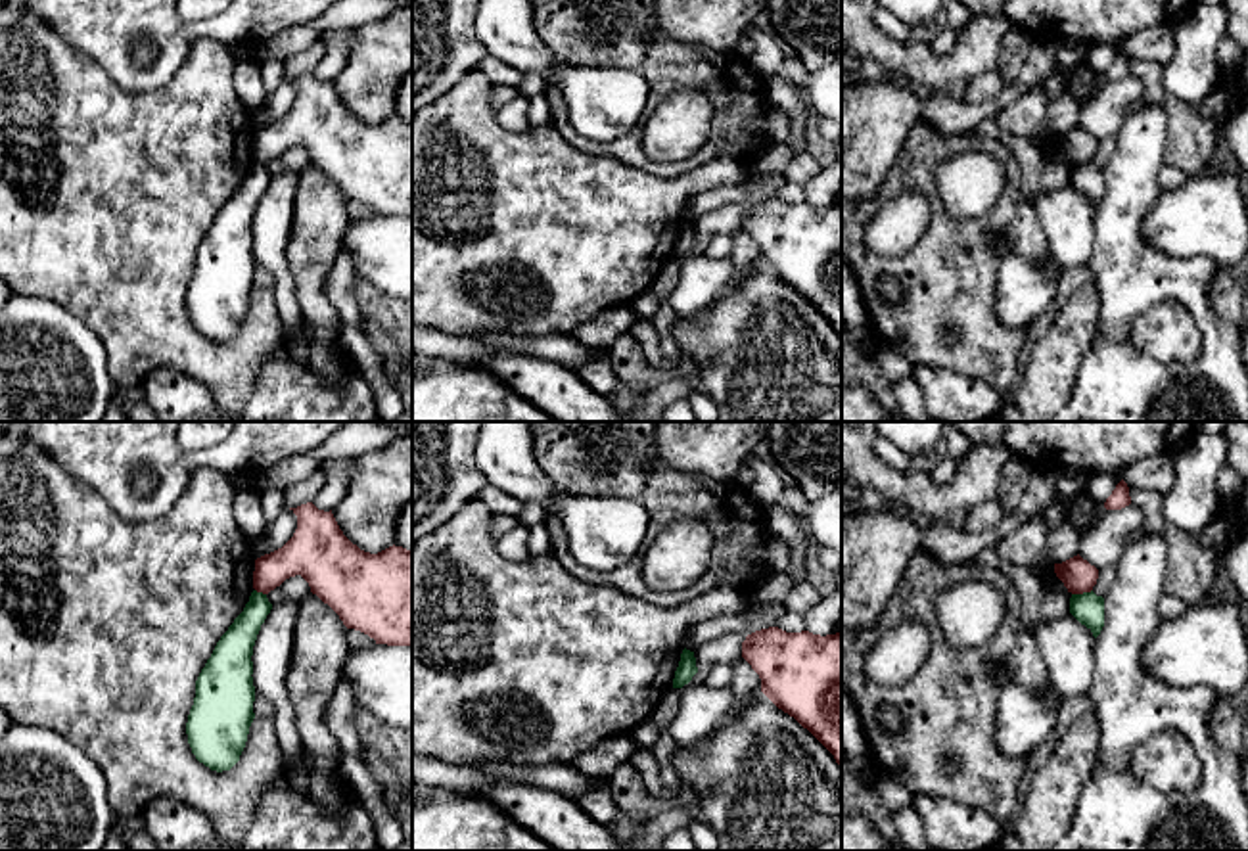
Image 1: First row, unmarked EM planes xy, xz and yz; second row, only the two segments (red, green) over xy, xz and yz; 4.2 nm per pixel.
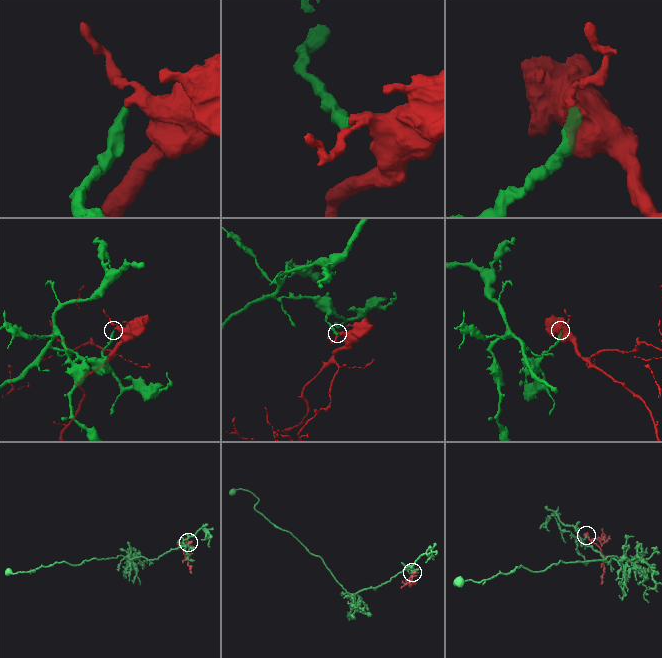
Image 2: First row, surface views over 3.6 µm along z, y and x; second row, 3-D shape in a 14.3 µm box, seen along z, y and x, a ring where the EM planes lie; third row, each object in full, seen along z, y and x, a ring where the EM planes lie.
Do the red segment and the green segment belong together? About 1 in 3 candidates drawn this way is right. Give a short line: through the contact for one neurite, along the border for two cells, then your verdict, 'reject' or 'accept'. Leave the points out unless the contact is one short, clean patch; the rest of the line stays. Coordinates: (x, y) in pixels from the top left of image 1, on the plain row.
line yz (1091, 160), (1072, 165); reject

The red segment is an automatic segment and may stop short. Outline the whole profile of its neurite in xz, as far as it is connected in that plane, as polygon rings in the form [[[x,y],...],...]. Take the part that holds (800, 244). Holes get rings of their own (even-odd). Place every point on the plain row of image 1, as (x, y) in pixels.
[[[778,197],[755,201],[742,228],[761,249],[761,263],[807,299],[842,339],[842,201],[813,205]]]

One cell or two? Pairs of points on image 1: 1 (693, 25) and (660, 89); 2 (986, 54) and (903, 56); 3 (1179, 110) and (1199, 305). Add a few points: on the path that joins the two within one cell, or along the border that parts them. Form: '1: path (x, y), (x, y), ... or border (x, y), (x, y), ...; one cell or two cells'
1: border (654, 20), (664, 33), (675, 39), (727, 52); two cells
2: path (965, 60), (961, 64), (924, 64); one cell
3: border (1166, 117), (1164, 163); two cells

